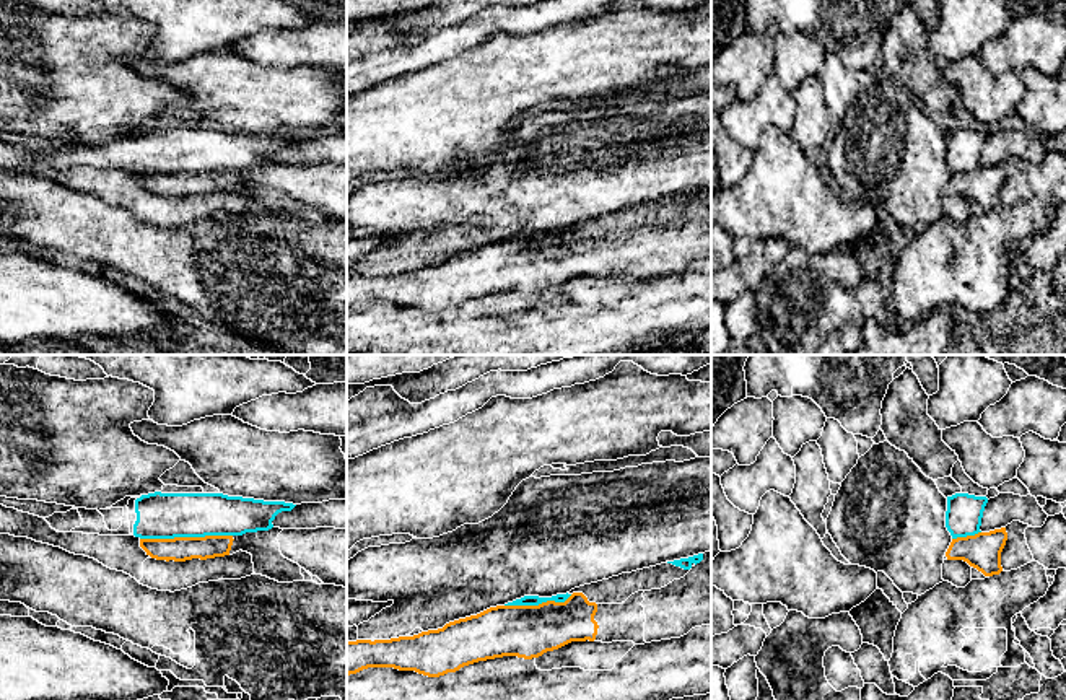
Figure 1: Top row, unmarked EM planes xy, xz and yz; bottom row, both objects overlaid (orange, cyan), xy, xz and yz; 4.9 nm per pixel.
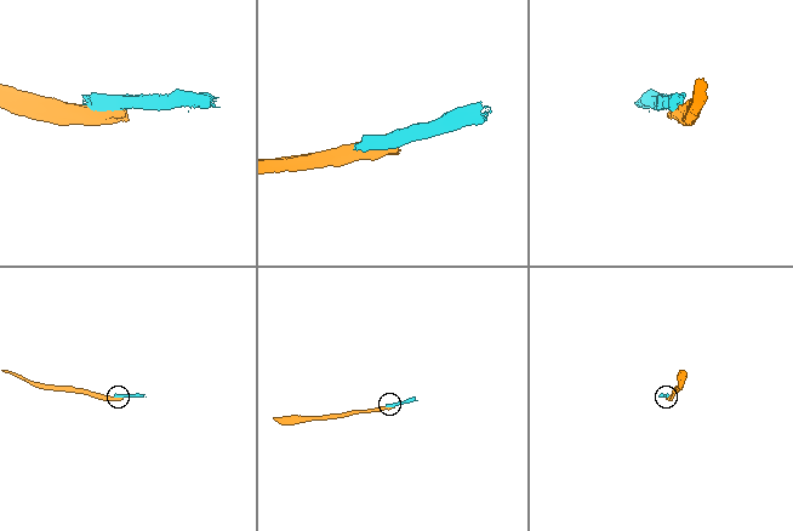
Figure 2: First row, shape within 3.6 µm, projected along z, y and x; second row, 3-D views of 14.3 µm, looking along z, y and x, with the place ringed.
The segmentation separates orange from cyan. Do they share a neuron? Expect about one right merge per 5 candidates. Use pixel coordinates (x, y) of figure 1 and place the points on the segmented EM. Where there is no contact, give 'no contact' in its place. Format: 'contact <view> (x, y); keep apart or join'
contact xy (186, 538); keep apart

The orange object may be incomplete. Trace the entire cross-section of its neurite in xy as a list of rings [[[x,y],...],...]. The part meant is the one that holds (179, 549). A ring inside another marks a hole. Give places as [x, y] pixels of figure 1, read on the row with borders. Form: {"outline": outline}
{"outline": [[[272,527],[242,536],[140,539],[140,547],[166,562],[207,560],[242,550],[252,555],[256,575],[293,583],[304,580],[304,568],[317,584],[347,588],[347,529]]]}

